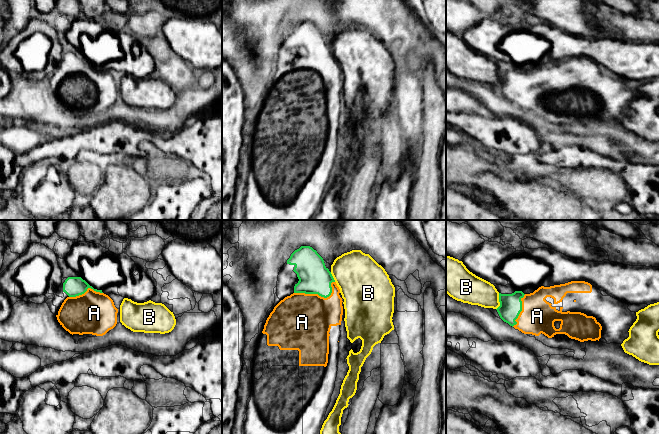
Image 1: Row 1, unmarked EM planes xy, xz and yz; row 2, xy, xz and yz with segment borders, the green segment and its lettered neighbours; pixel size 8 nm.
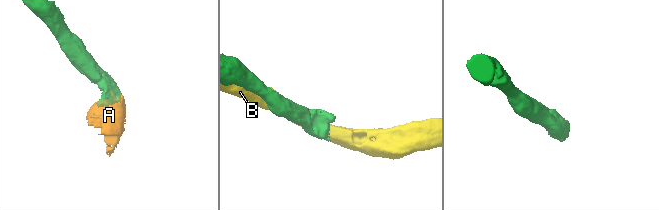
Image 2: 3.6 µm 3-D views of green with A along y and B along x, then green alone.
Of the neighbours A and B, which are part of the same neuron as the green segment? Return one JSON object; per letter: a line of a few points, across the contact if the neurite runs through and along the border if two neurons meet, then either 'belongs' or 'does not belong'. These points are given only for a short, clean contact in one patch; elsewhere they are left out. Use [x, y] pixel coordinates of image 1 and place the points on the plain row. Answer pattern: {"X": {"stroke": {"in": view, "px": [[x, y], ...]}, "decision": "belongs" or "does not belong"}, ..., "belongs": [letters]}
{"A": {"decision": "belongs"}, "B": {"decision": "does not belong"}, "belongs": ["A"]}

